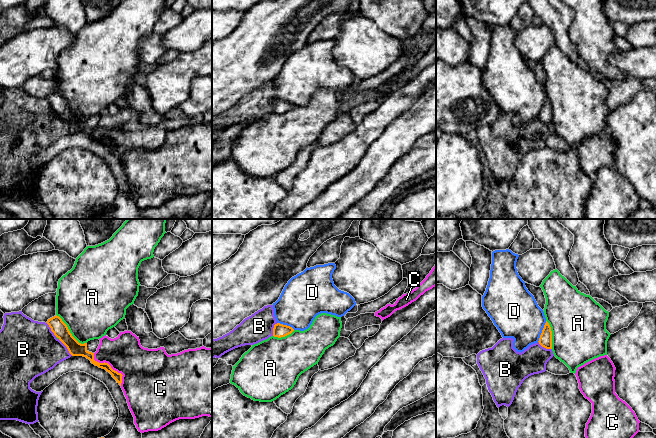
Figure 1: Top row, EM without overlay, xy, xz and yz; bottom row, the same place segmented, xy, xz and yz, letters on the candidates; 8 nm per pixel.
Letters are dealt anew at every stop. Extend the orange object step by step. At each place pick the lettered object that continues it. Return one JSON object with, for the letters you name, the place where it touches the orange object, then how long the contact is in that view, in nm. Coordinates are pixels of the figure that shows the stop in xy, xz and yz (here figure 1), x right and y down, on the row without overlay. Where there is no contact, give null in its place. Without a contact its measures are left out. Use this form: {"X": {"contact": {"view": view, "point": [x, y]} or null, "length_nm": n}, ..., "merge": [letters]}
{"B": {"contact": {"view": "xy", "point": [66, 122]}, "length_nm": 180}, "merge": ["B"]}

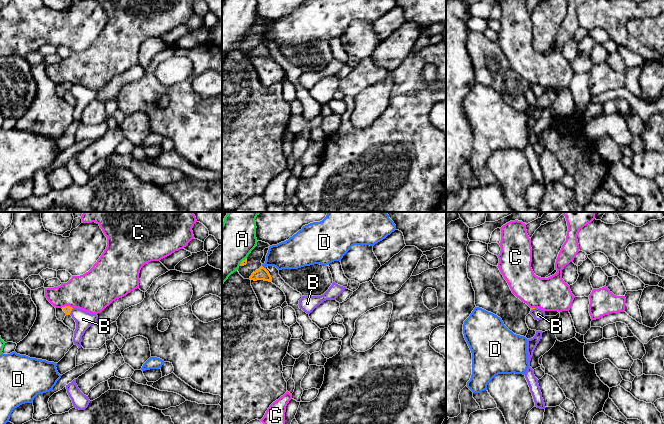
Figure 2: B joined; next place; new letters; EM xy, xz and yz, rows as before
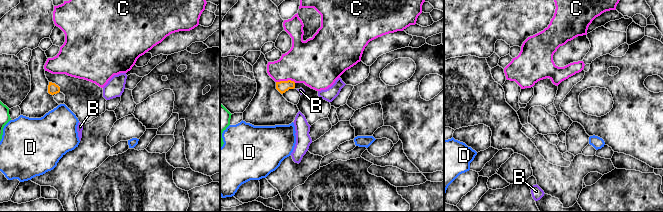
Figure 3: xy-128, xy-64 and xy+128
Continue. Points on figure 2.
{"merge": []}

